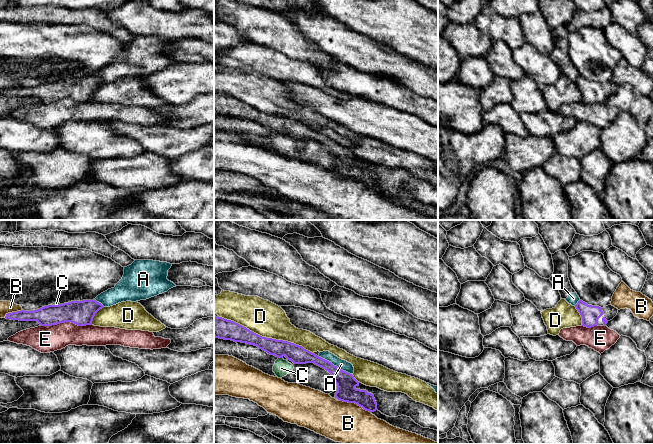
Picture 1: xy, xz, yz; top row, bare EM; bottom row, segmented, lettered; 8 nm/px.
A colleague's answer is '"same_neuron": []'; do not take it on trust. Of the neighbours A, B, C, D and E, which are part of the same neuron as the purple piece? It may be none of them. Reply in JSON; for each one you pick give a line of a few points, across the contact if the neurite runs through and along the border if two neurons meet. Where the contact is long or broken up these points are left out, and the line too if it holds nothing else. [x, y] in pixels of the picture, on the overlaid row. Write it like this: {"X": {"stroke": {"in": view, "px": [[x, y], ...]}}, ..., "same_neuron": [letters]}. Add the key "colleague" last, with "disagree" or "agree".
{"C": {"stroke": {"in": "xz", "px": [[297, 354], [280, 357], [281, 368]]}}, "same_neuron": ["C"], "colleague": "disagree"}

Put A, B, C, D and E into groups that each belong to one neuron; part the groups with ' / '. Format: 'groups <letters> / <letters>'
groups A / B / C / D / E

